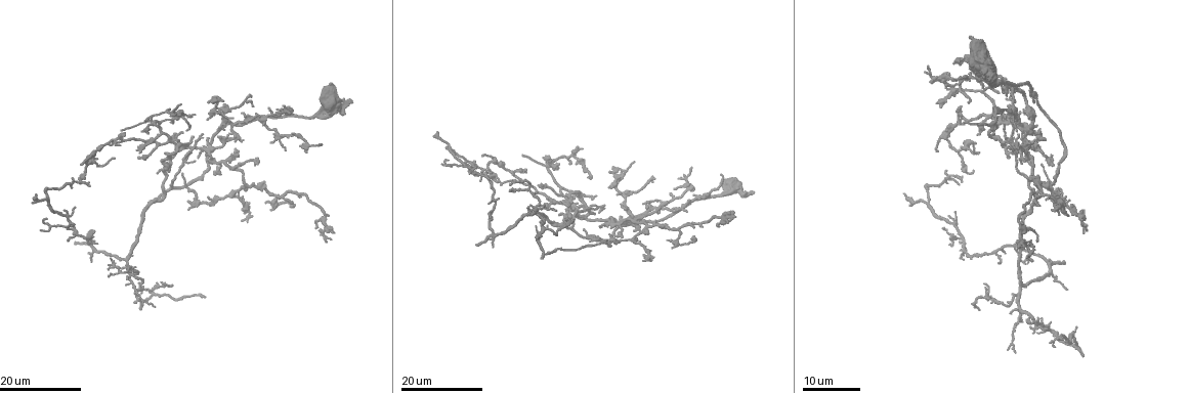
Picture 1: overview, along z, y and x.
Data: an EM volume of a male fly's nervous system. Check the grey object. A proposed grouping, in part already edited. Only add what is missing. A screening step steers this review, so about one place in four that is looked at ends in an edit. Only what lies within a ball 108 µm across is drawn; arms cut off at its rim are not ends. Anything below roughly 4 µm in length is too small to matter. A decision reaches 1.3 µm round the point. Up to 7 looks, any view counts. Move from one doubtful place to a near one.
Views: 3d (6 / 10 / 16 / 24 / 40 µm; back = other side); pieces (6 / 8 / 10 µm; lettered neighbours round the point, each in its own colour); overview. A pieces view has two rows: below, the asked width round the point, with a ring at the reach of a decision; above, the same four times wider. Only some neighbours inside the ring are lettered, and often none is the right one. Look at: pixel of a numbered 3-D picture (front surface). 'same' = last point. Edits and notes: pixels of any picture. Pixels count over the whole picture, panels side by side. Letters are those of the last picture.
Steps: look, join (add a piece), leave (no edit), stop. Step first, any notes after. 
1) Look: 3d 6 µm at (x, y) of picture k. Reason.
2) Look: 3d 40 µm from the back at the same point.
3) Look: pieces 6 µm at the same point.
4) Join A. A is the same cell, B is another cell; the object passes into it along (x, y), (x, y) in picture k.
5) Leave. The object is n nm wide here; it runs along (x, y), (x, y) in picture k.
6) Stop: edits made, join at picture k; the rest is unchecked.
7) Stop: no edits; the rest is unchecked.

Look: 3d 16 µm at (1027, 117) of picture 1. Branch stops here.

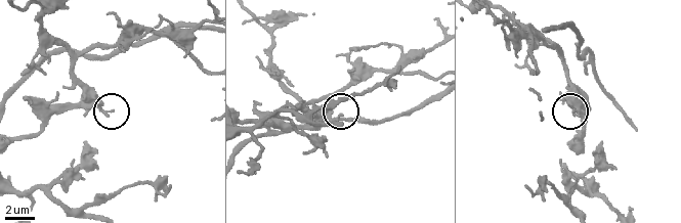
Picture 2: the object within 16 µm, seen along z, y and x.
Look: pieces 8 µm at (111, 111) of picture 2.

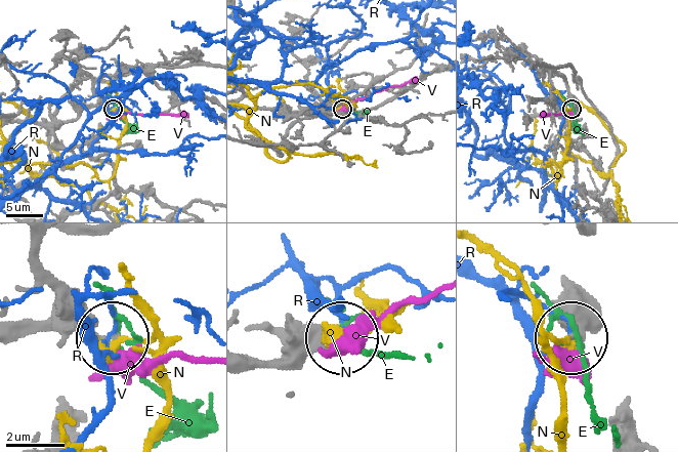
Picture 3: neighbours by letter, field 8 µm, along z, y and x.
Leave. E, N, R and V are other cells; none of them fits.

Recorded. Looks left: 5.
Look: 3d 24 µm at (646, 200) of picture 1.

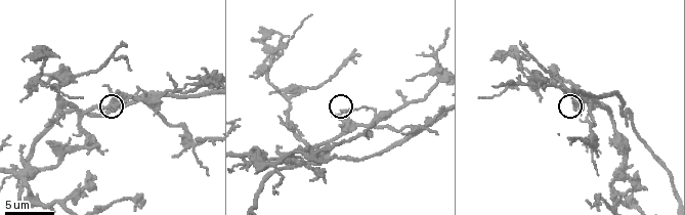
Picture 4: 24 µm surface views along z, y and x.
Look: pieces 8 µm at (112, 104) of picture 4. See the neighbours.

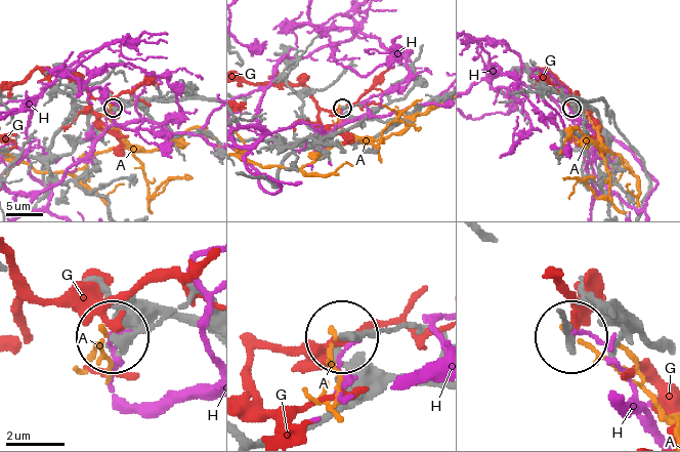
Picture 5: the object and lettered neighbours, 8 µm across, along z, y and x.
Leave. The object is 290 nm wide here; A, G and H are other cells; none of them fits.

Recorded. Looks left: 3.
Look: pieces 10 µm at (27, 204) of picture 4. Branch stops here.

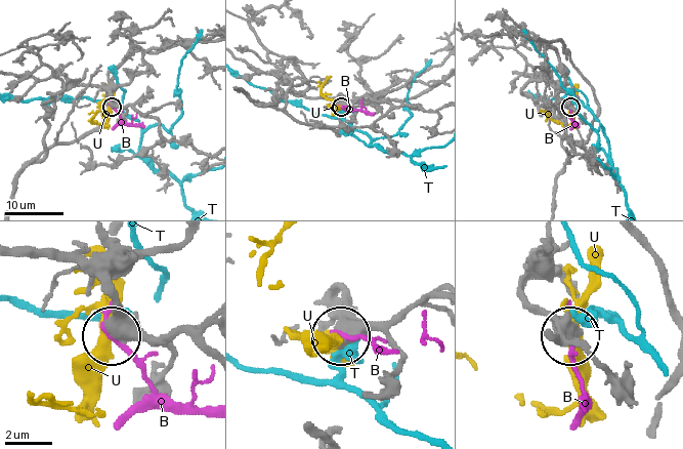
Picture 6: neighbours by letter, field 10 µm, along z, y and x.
Leave. B, T and U are other cells; it runs along (14, 253), (68, 253), (79, 259), (115, 304), (111, 334) in picture 6; no lettered piece goes on from it.

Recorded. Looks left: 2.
Look: 3d 24 µm at (172, 123) of picture 1.

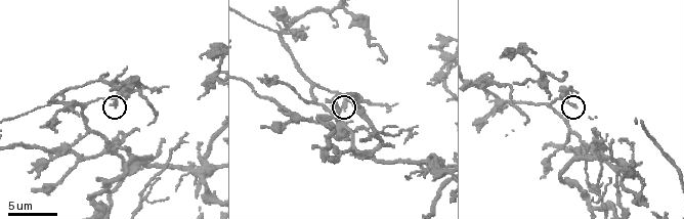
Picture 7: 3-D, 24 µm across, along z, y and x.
Look: pieces 10 µm at (116, 108) of picture 7.

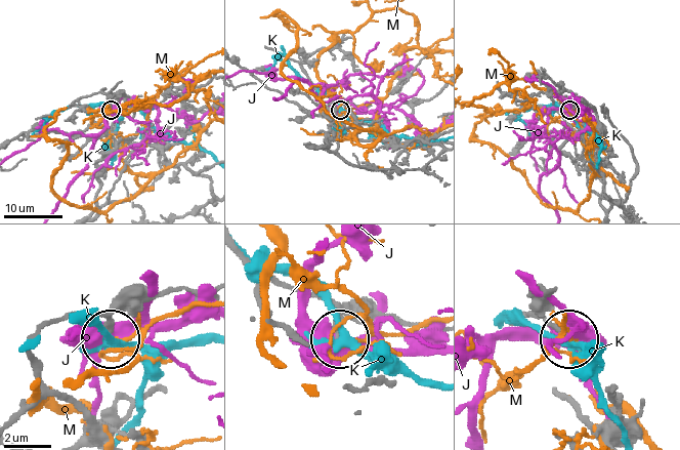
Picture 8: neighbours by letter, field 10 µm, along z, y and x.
Leave. J, K and M are other cells; none of them fits.

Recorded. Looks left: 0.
Stop: no edits; the rest is unchecked.

